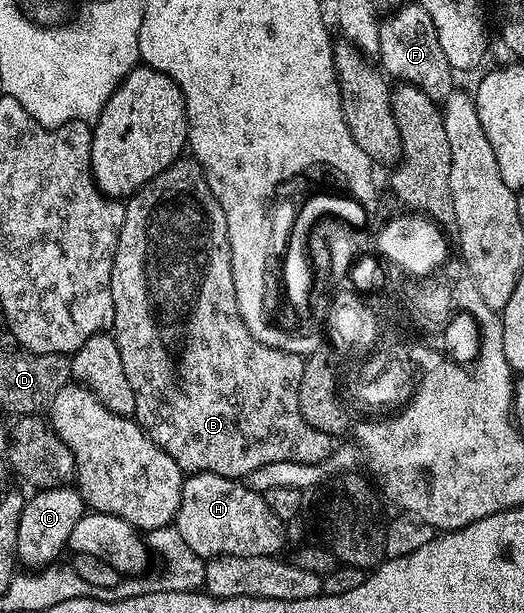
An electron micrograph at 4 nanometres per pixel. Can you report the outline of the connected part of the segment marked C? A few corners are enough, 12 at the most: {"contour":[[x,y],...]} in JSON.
{"contour":[[74,486],[23,504],[18,562],[50,567],[85,513]]}

